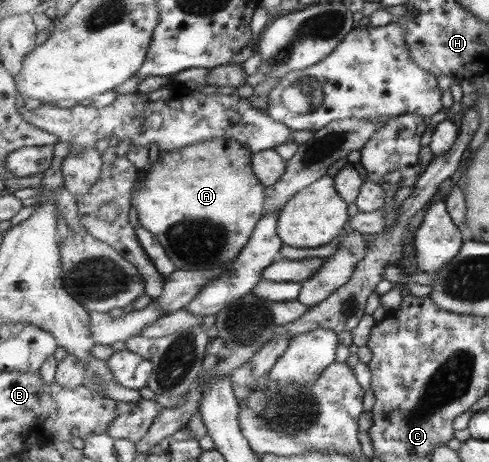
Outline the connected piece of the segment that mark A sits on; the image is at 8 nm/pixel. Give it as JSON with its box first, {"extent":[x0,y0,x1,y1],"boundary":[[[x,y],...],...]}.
{"extent":[133,138,265,270],"boundary":[[[213,138],[213,140],[207,140],[206,142],[199,142],[192,146],[186,146],[180,150],[174,152],[167,152],[166,154],[159,155],[158,161],[153,165],[147,163],[142,169],[140,169],[139,184],[135,186],[136,190],[133,193],[133,205],[135,206],[138,214],[138,220],[142,223],[154,237],[162,243],[162,246],[166,249],[166,252],[170,255],[170,258],[174,261],[174,264],[178,269],[184,270],[210,270],[223,267],[227,262],[232,262],[245,248],[246,243],[250,242],[250,238],[256,229],[258,221],[263,216],[263,210],[265,209],[265,184],[262,184],[253,169],[253,153],[251,150],[245,148],[245,146],[234,140],[233,138]]]}

